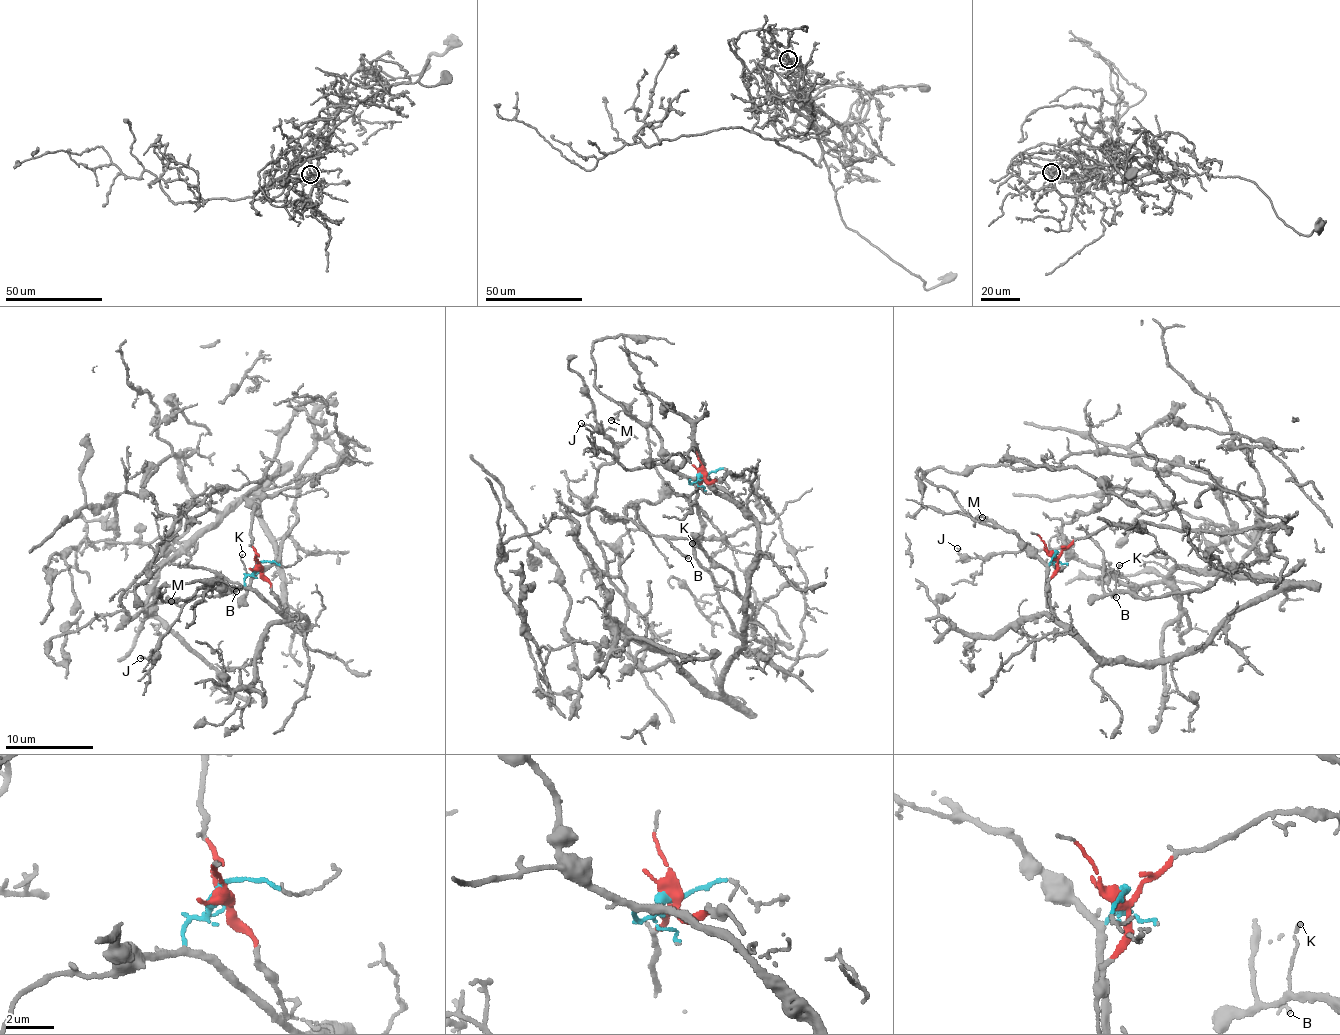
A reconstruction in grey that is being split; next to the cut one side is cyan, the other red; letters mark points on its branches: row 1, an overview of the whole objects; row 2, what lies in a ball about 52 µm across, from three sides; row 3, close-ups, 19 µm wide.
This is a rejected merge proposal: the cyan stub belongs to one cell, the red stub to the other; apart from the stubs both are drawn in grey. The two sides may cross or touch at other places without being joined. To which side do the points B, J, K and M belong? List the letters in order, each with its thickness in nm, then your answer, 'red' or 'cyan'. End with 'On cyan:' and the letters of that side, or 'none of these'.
B: 170 nm | red
J: 110 nm | cyan
K: 110 nm | red
M: 130 nm | cyan
On cyan: J, M

